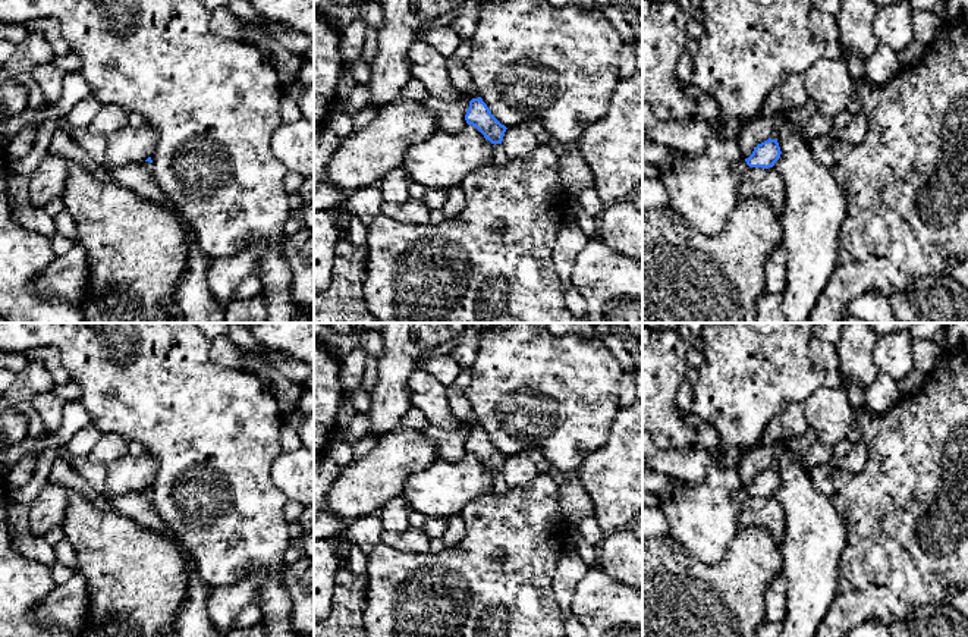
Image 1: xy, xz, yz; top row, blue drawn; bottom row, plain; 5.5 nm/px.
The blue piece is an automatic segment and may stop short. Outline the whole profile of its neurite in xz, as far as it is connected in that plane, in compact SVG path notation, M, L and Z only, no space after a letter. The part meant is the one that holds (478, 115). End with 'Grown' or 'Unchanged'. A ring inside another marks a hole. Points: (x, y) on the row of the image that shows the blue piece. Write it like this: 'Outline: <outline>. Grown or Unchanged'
Outline: M453 56L446 59L446 68L453 87L472 97L465 114L466 123L475 126L491 144L502 144L507 128L491 114L487 104L478 95L469 70L459 65Z. Grown

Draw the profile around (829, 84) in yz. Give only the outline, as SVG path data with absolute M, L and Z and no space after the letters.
M845 56L818 60L804 73L804 85L817 113L832 119L848 109L854 94Z

